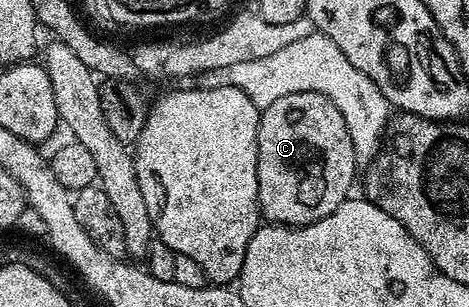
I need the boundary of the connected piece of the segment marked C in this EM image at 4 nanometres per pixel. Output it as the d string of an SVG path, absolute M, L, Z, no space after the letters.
M292 92L291 94L280 96L280 100L268 104L261 111L258 120L258 209L261 217L267 223L275 226L307 226L332 212L336 212L336 208L340 208L340 204L351 197L352 190L350 190L350 185L353 182L355 185L356 182L354 166L356 167L356 159L352 148L352 136L348 136L348 128L344 124L344 116L340 116L340 111L337 110L336 104L332 104L332 100L328 100L322 94L317 92Z

